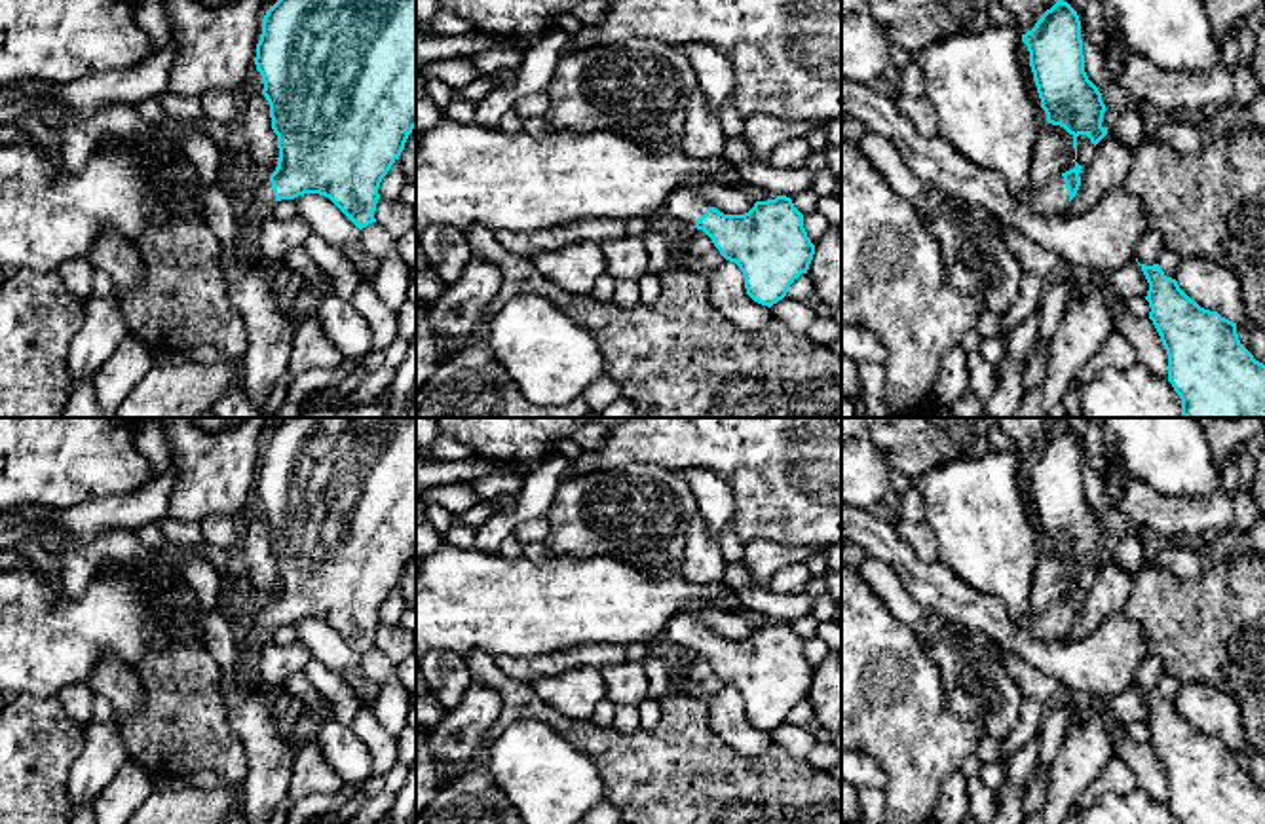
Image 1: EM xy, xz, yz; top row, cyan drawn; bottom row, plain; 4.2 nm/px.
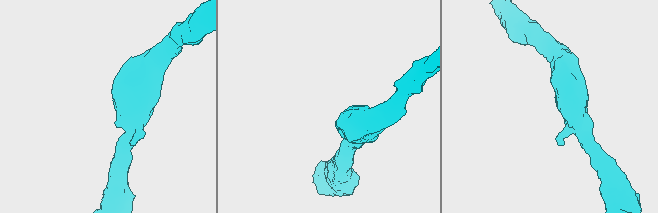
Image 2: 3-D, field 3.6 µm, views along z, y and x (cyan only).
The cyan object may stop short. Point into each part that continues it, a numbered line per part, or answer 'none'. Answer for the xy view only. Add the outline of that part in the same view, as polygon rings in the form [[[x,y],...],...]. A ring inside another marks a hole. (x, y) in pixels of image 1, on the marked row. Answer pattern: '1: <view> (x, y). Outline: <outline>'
1: xy (255, 196). Outline: [[[253,175],[245,178],[245,182],[236,192],[236,197],[239,203],[239,220],[266,220],[275,205],[270,175]]]

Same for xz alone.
1: xz (684, 207). Outline: [[[686,180],[669,196],[665,222],[691,230],[707,209],[708,203],[701,196],[701,180]]]

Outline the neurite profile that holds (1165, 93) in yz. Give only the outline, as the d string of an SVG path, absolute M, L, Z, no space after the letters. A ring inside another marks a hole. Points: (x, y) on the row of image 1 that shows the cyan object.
M1128 53L1119 80L1155 118L1168 118L1178 110L1214 112L1235 91L1235 72L1221 61L1204 72L1162 72L1142 55Z

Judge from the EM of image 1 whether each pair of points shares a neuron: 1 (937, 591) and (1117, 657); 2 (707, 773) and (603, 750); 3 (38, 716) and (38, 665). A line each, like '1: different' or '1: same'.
1: same
2: same
3: different

